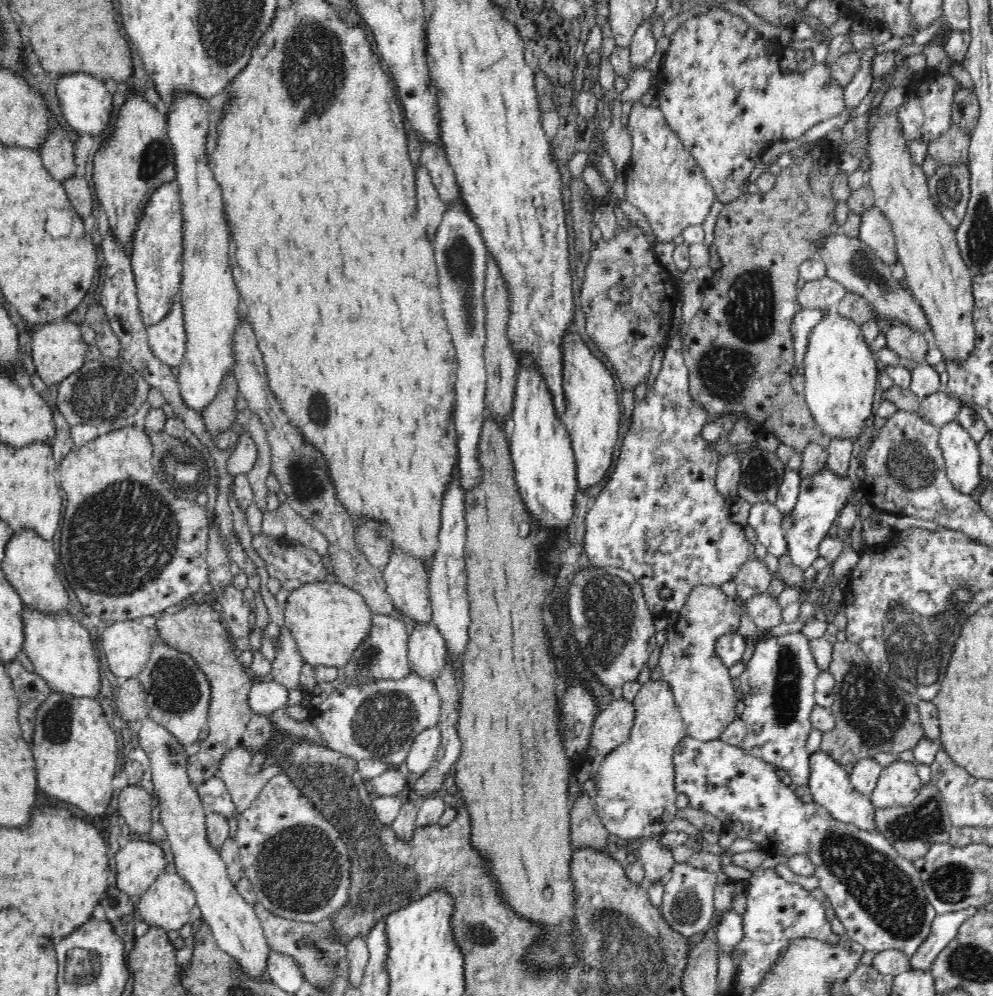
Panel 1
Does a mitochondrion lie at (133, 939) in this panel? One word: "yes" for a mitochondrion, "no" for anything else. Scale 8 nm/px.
no

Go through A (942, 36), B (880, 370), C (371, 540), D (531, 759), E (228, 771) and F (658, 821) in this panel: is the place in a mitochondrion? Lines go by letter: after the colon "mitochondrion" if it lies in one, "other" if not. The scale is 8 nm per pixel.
A: other
B: other
C: mitochondrion
D: mitochondrion
E: other
F: other

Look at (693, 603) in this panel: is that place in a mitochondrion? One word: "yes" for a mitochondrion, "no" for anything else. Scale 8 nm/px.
no

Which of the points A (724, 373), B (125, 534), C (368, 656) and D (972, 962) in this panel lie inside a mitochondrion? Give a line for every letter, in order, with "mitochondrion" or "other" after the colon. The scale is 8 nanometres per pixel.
A: mitochondrion
B: mitochondrion
C: mitochondrion
D: mitochondrion

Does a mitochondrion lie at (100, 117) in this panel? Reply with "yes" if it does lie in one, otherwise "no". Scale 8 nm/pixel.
no

